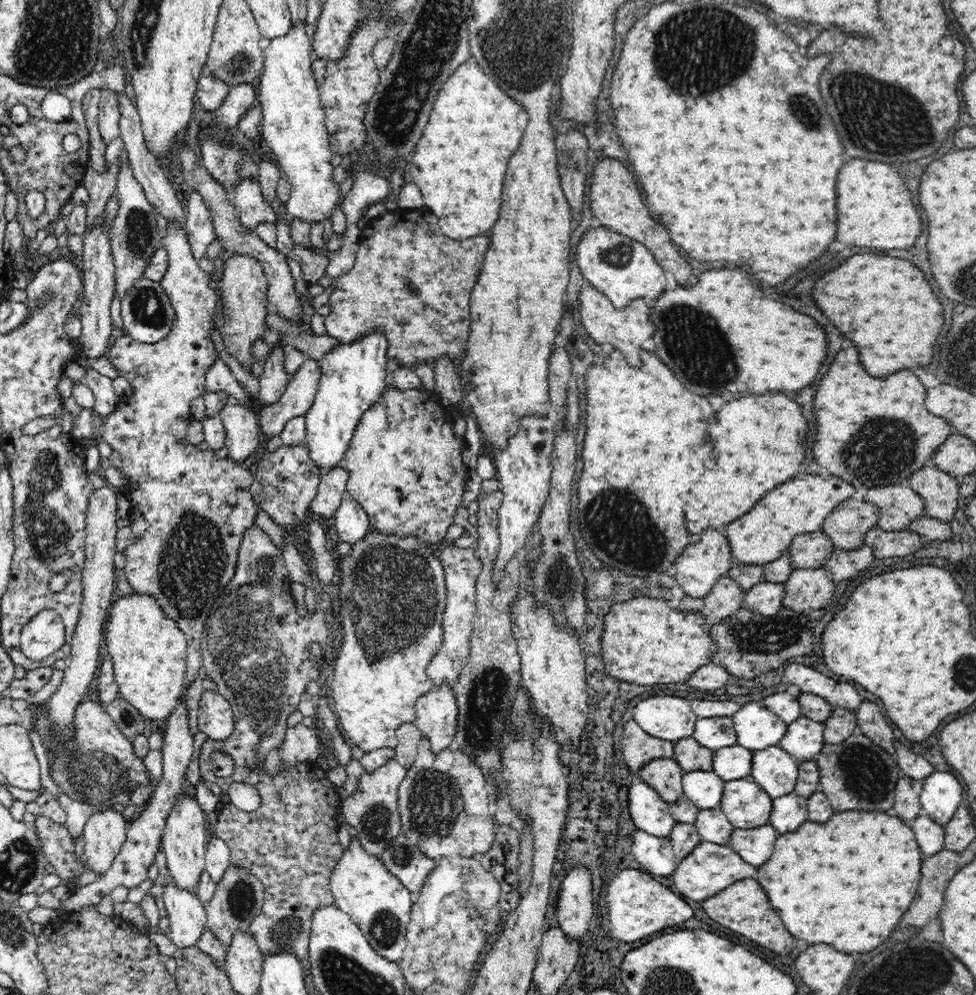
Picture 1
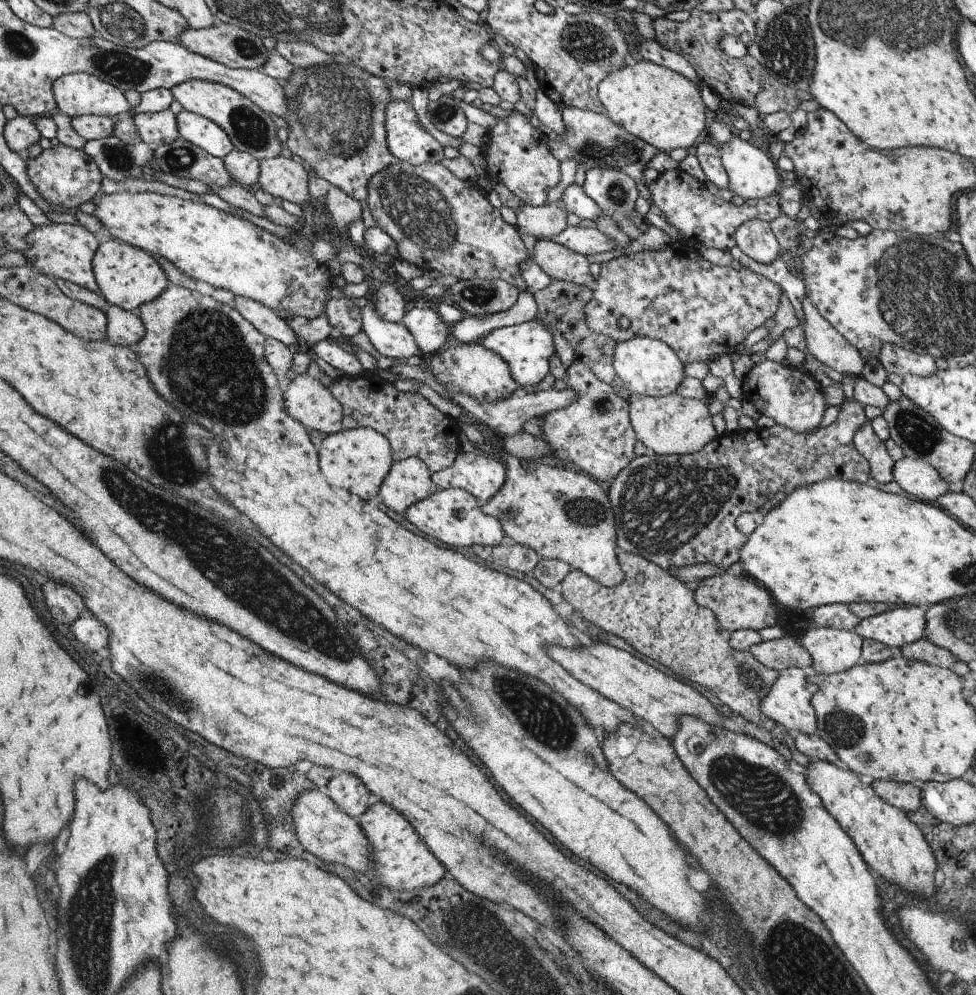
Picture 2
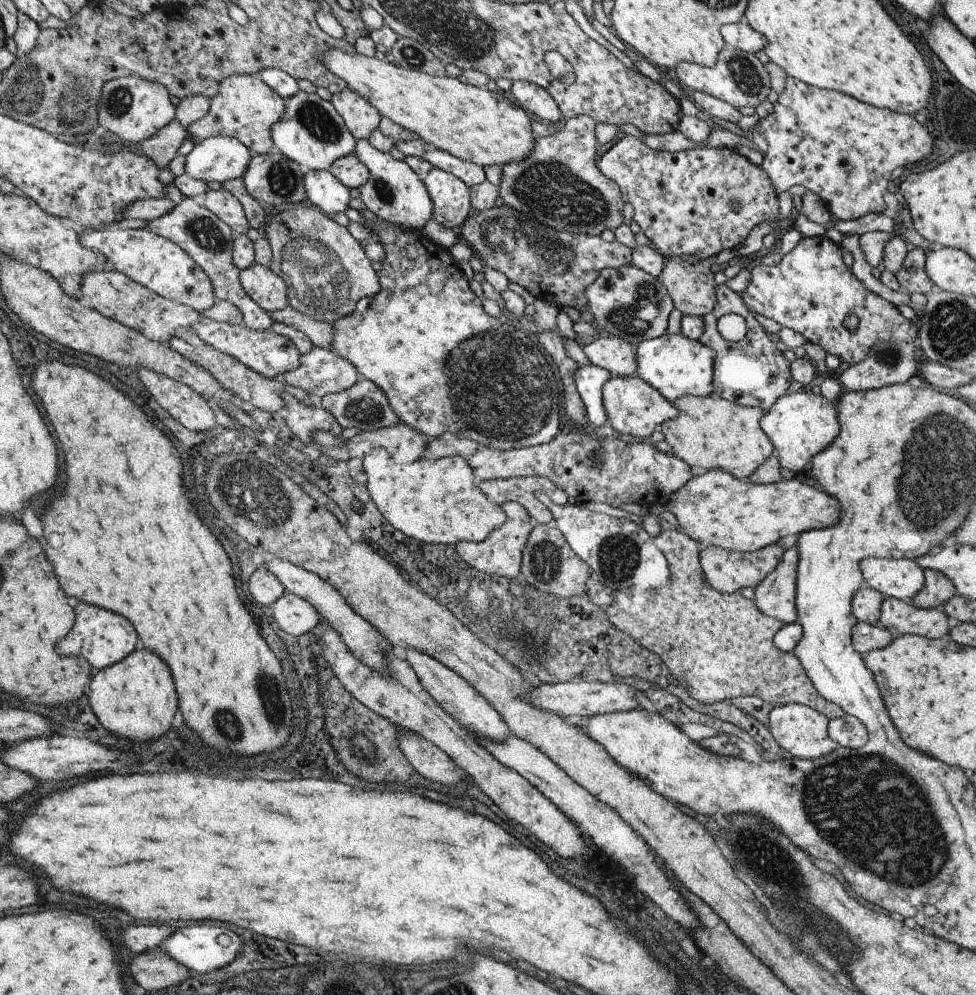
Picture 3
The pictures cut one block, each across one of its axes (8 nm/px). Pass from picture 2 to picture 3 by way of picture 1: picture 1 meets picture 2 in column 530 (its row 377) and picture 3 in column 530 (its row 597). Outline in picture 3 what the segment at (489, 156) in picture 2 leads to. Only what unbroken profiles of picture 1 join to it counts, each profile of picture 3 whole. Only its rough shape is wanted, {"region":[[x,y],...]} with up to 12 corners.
{"region":[[566,120],[502,167],[523,216],[600,236],[624,222],[596,122]]}

